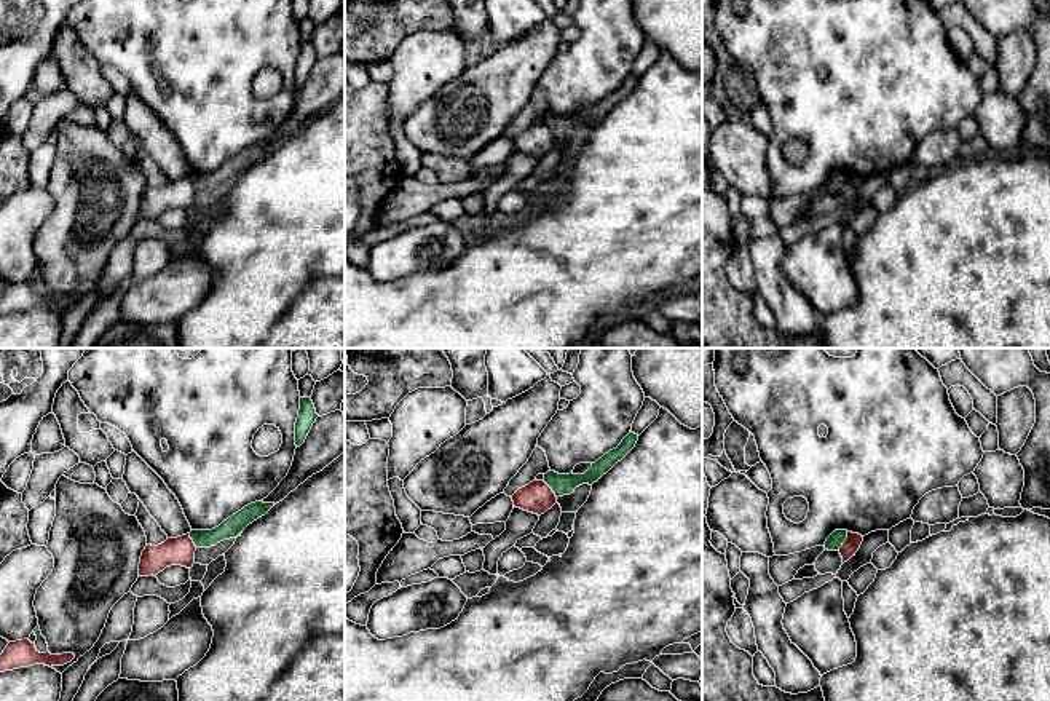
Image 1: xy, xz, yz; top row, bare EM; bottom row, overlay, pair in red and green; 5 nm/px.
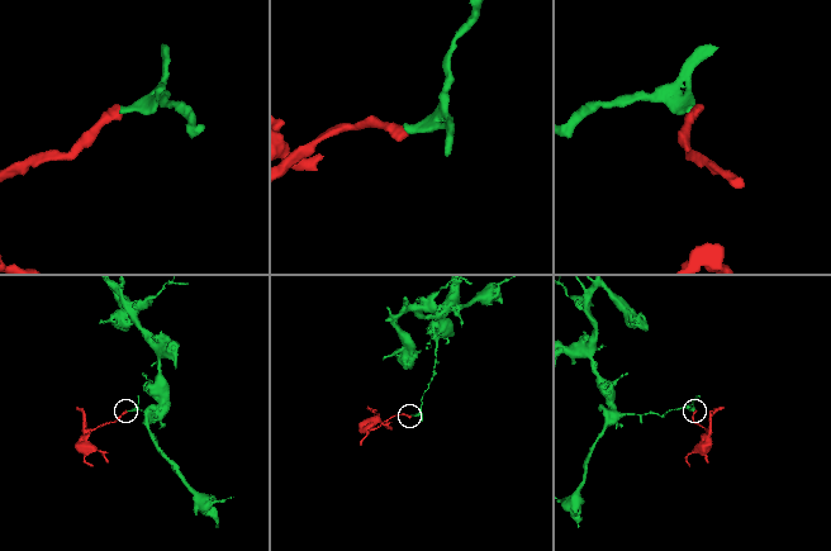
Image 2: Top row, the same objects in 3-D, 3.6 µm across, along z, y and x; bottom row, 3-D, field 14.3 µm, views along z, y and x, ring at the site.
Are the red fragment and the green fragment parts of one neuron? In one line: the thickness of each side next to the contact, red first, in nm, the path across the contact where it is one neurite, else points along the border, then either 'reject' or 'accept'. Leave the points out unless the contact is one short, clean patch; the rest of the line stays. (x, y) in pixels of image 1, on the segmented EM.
80/80 nm | along yz (848, 532), (838, 550) | reject

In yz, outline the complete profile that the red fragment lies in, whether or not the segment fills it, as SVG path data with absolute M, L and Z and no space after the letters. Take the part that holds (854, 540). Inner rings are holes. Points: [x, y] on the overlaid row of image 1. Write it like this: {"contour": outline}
{"contour": "M847 532L847 538L839 548L839 554L843 557L843 564L847 562L855 552L859 551L860 545L863 541L863 537L859 533Z"}

